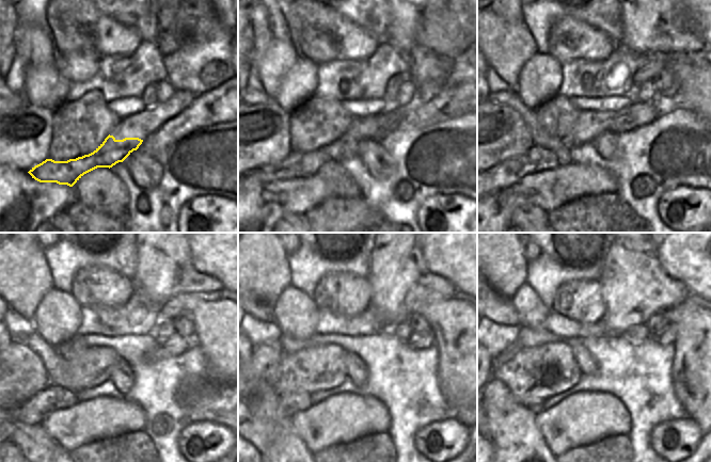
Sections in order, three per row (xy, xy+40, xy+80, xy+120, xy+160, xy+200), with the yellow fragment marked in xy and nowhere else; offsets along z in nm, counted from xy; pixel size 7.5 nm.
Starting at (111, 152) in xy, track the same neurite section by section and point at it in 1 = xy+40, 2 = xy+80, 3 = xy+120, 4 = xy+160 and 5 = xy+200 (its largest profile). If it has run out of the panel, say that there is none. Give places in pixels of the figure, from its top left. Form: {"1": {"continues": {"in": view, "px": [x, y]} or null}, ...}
{"1": {"continues": {"in": "xy+40", "px": [296, 164]}}, "2": {"continues": {"in": "xy+80", "px": [537, 159]}}, "3": {"continues": {"in": "xy+120", "px": [52, 398]}}, "4": {"continues": {"in": "xy+160", "px": [289, 403]}}, "5": {"continues": {"in": "xy+200", "px": [539, 409]}}}

